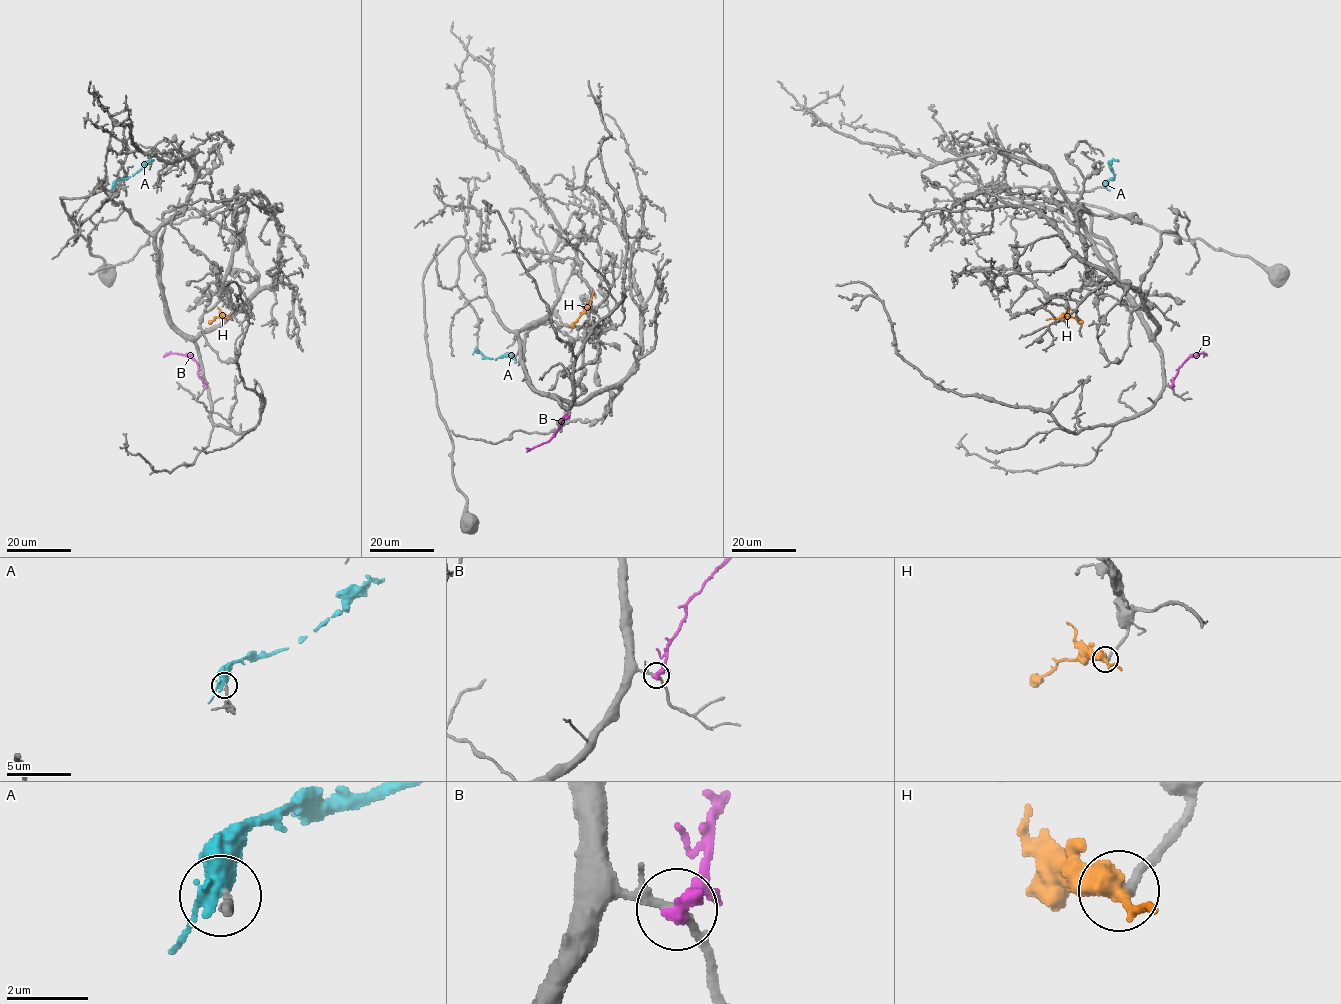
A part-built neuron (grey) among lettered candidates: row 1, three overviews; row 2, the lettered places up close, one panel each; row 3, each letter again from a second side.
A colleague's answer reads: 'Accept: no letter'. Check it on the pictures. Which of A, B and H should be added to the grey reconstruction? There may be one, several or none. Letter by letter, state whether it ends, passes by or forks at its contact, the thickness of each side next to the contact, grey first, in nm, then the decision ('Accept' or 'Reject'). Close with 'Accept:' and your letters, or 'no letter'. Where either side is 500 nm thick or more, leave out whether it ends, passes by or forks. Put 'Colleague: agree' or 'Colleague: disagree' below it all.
A: It passes by. Thickness 220 nm (grey) against 460 nm. Reject
B: It passes by. Thickness 150 nm (grey) against 280 nm. Reject
H: It passes by. Thickness 280 nm (grey) against 480 nm. Accept
Accept: H
Colleague: disagree

